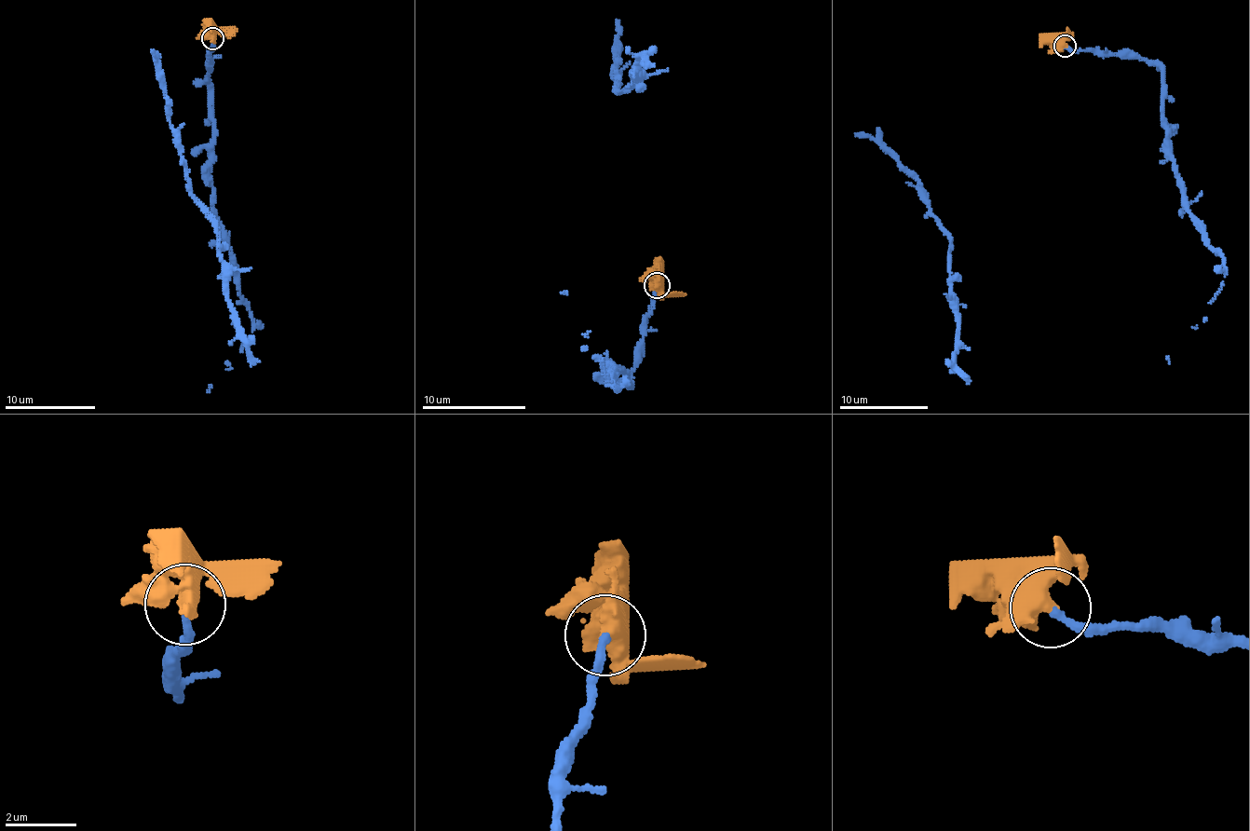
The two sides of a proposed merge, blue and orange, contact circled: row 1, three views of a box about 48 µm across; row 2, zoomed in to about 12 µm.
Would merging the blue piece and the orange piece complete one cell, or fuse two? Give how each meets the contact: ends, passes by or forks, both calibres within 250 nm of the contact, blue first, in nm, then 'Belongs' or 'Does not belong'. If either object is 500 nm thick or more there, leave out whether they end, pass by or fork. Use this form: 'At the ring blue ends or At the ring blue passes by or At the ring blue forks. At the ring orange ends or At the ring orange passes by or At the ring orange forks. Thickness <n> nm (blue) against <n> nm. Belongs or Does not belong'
At the ring blue ends. At the ring orange passes by. Thickness 220 nm (blue) against 440 nm. Does not belong

